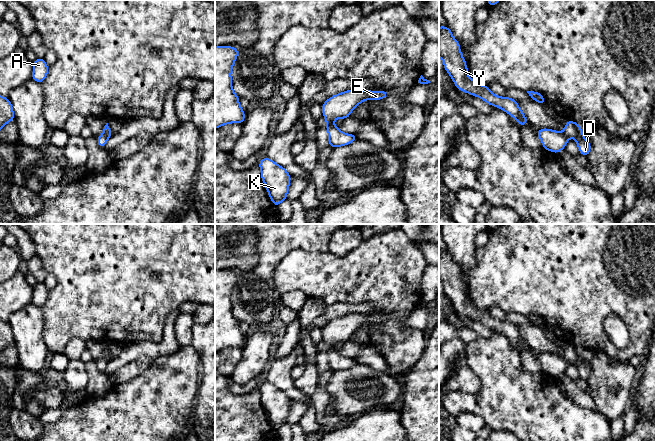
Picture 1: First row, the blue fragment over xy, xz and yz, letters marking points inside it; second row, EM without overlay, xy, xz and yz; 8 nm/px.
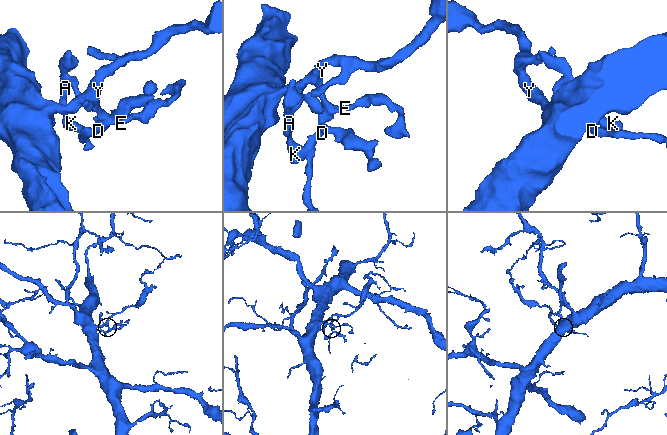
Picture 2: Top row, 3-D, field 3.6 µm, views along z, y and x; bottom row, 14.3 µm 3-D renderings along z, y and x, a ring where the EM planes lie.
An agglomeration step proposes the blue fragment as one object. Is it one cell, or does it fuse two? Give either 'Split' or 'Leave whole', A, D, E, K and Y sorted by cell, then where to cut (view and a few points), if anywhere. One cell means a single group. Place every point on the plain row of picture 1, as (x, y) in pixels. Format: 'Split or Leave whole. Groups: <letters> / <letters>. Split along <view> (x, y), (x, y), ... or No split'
Split. Groups: A D K / E Y. Split along xz (332, 347), (326, 352)

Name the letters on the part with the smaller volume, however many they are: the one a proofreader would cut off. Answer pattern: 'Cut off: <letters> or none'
Cut off: A, D, K

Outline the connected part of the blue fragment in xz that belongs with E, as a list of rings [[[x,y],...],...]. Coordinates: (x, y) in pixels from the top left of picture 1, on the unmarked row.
[[[350,313],[331,320],[322,329],[322,337],[326,344],[326,352],[333,348],[337,342],[350,341],[352,334],[365,324],[380,324],[388,320],[387,315],[370,315]]]

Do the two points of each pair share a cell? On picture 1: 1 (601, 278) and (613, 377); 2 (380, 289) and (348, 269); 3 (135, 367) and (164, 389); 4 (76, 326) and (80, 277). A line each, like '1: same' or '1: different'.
1: different
2: same
3: different
4: same

